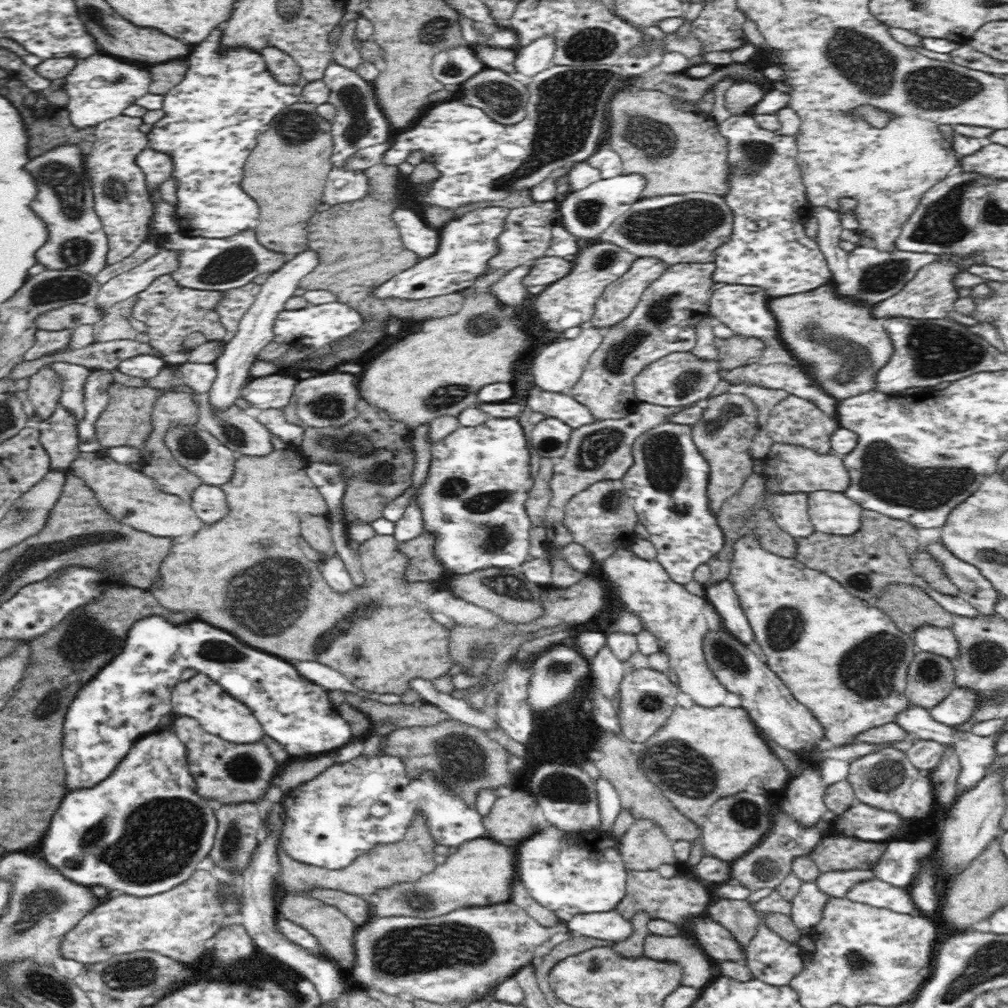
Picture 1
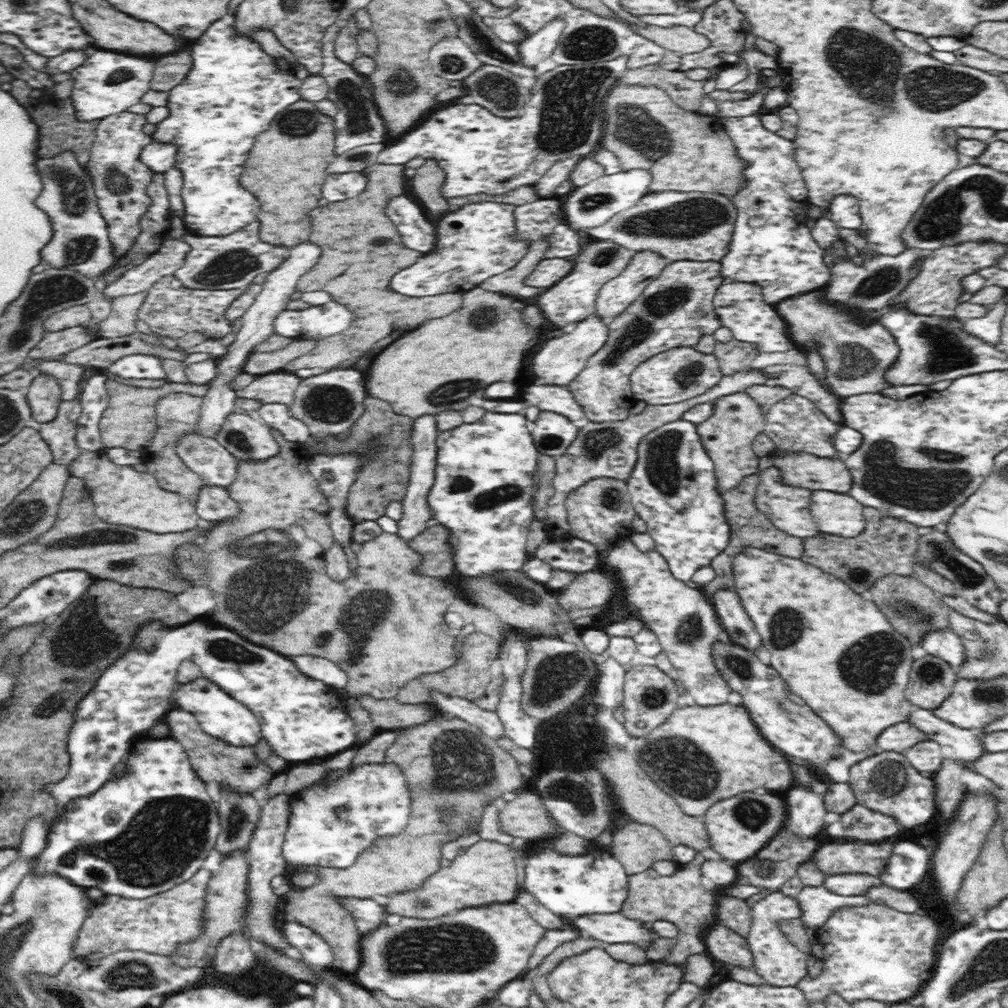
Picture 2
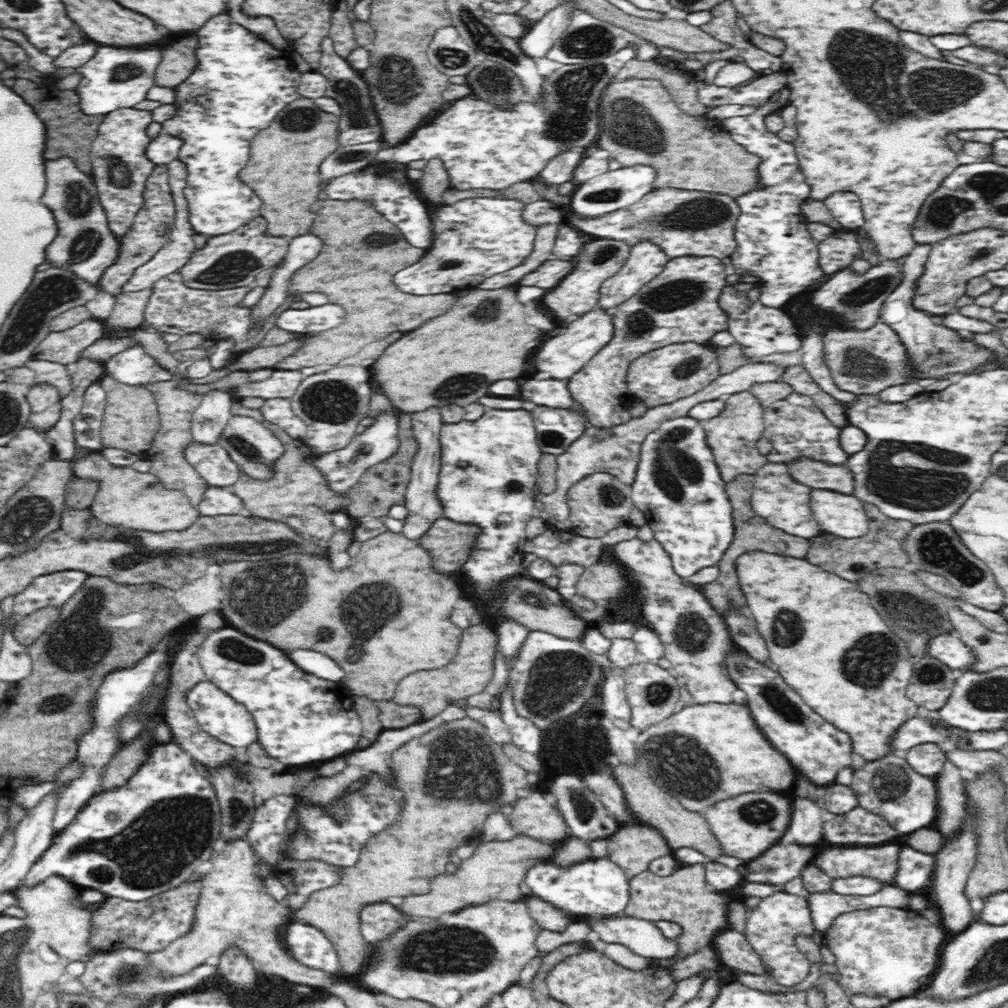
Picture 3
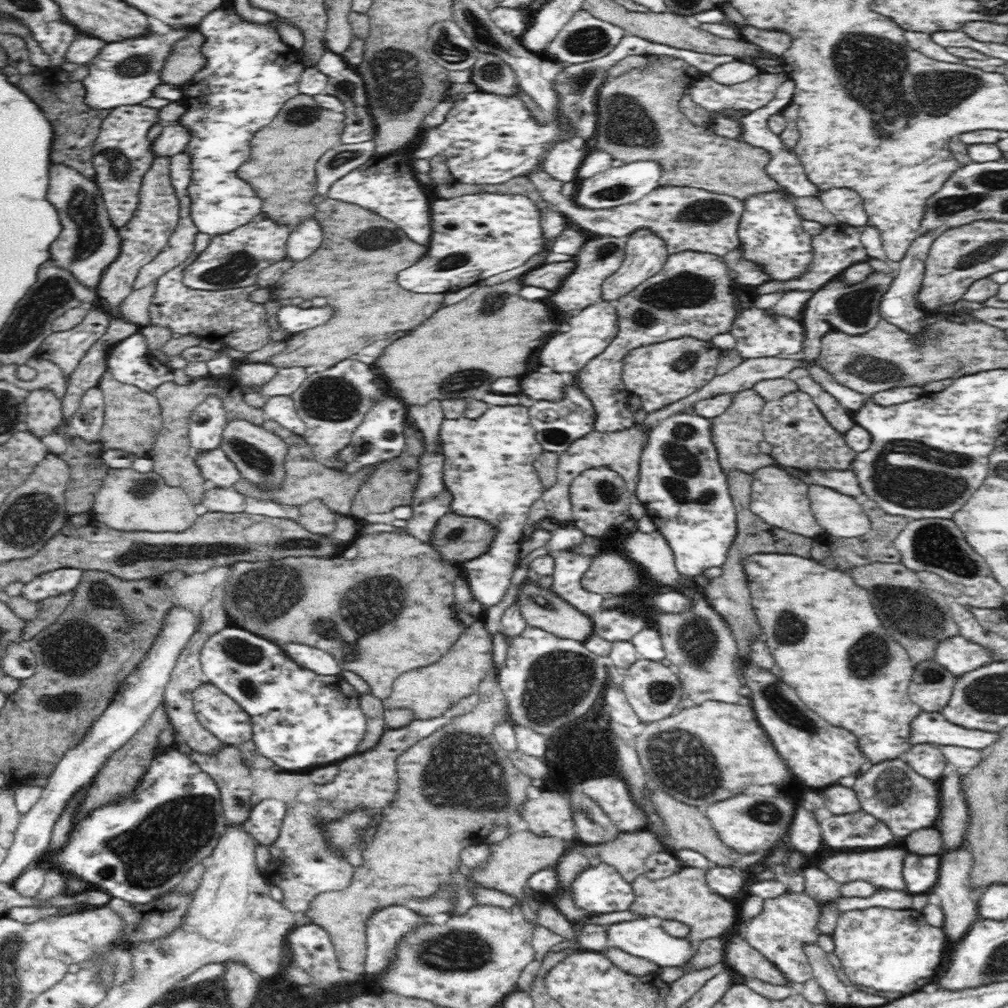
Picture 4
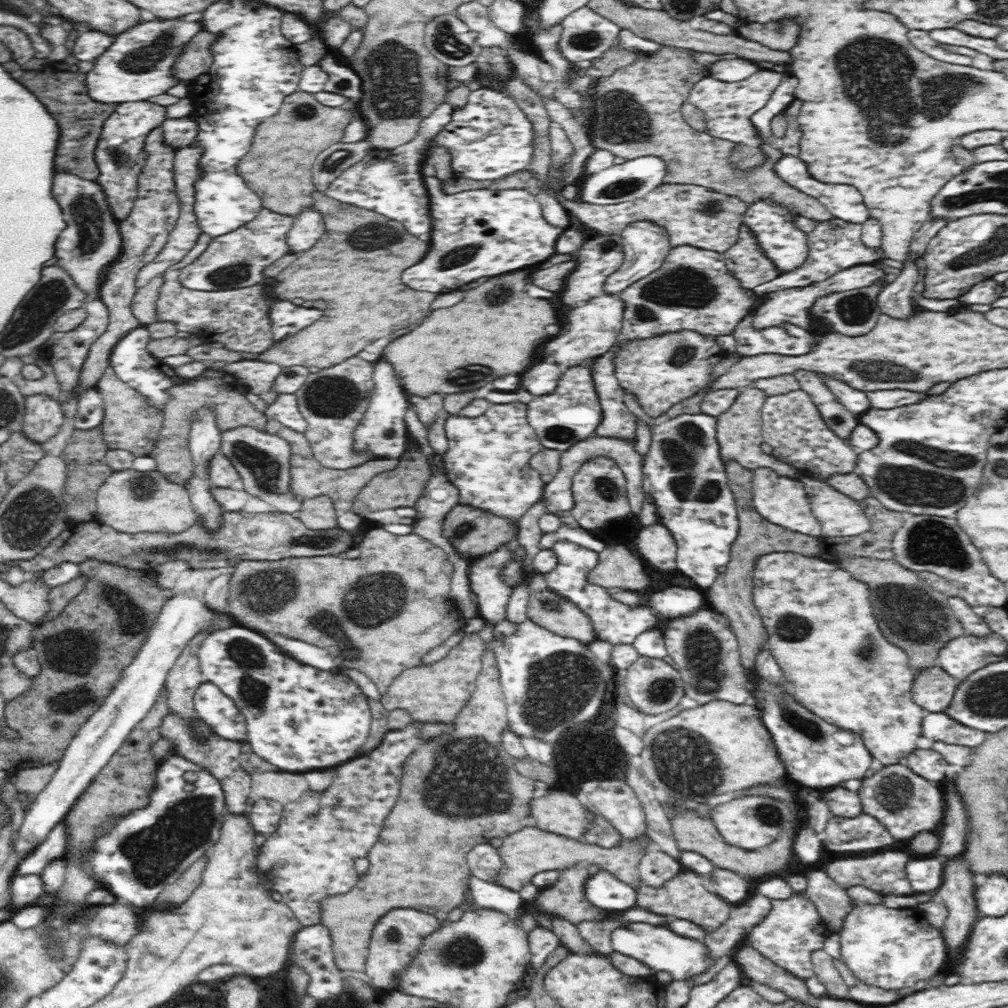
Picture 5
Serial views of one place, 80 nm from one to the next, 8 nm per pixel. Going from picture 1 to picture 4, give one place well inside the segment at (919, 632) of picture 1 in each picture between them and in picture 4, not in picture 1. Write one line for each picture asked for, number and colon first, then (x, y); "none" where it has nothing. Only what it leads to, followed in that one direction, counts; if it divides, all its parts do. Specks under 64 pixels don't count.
2: (945, 644)
3: (949, 648)
4: (958, 655)

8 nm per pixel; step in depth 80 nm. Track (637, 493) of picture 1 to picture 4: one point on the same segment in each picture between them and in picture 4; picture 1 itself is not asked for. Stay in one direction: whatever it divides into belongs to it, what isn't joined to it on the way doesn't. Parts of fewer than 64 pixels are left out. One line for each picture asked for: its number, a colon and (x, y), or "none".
2: (673, 488)
3: (678, 487)
4: (685, 492)

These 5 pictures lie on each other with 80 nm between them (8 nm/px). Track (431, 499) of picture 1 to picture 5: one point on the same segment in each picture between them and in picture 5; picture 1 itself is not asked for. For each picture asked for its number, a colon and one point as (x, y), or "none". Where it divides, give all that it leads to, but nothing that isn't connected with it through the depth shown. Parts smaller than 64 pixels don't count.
2: (485, 479)
3: (489, 469)
4: (489, 467)
5: (488, 459)

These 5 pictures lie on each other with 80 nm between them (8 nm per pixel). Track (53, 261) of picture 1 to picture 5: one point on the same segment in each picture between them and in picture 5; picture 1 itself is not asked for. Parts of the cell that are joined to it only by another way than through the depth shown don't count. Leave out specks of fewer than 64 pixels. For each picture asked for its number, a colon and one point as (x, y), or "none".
2: (81, 242)
3: (85, 245)
4: (89, 242)
5: (94, 240)

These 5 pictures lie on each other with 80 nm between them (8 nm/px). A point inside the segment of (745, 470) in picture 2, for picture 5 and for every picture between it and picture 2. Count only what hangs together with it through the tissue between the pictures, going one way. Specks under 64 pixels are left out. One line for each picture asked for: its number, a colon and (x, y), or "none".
3: (733, 435)
4: (737, 432)
5: (739, 430)

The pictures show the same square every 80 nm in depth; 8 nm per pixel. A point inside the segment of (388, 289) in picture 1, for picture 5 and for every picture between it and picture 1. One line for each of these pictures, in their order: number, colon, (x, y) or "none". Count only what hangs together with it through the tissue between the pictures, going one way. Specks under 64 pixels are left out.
2: (478, 241)
3: (473, 239)
4: (475, 236)
5: (493, 231)

